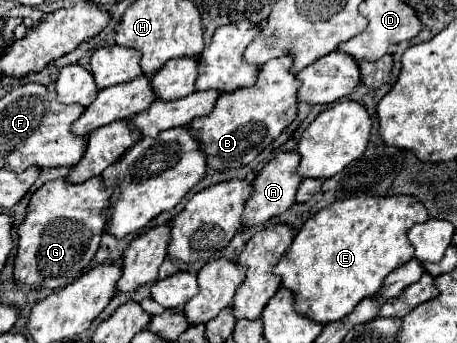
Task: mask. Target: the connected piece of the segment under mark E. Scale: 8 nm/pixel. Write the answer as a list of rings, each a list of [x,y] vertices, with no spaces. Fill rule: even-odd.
[[[359,195],[337,201],[299,229],[273,271],[281,277],[281,287],[293,293],[297,313],[323,325],[339,321],[361,299],[375,295],[393,269],[413,259],[407,231],[423,221],[427,221],[425,209],[409,195]]]

